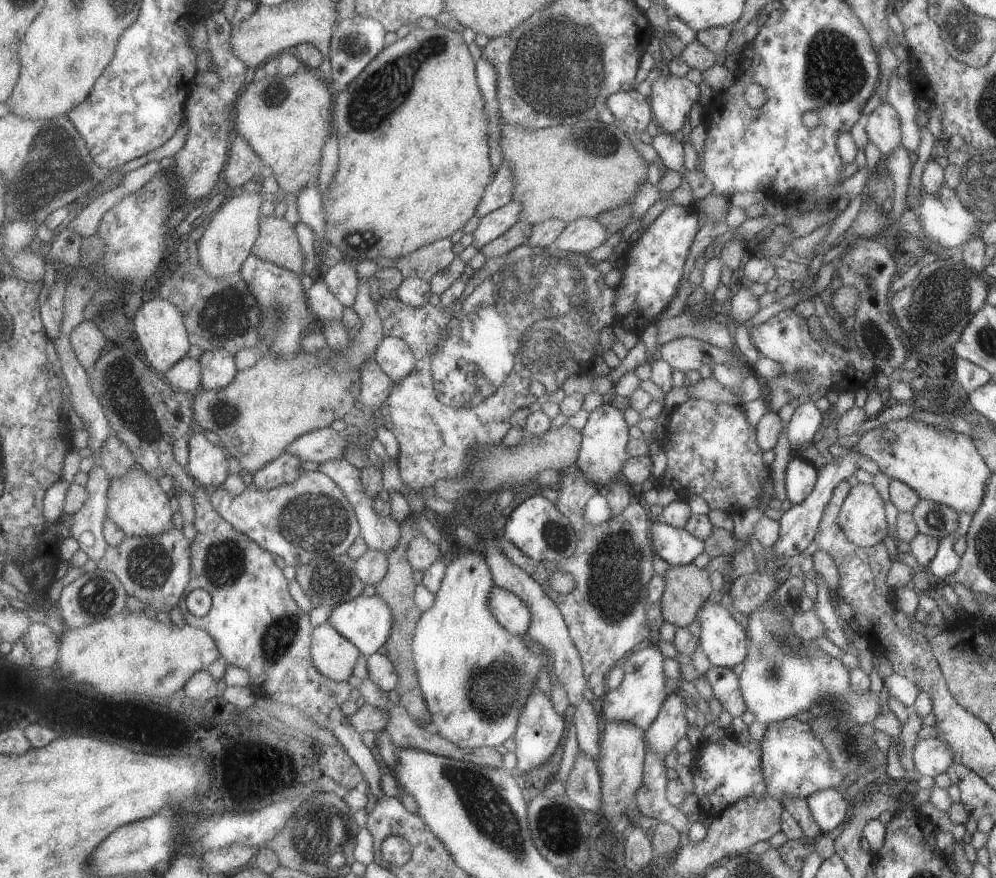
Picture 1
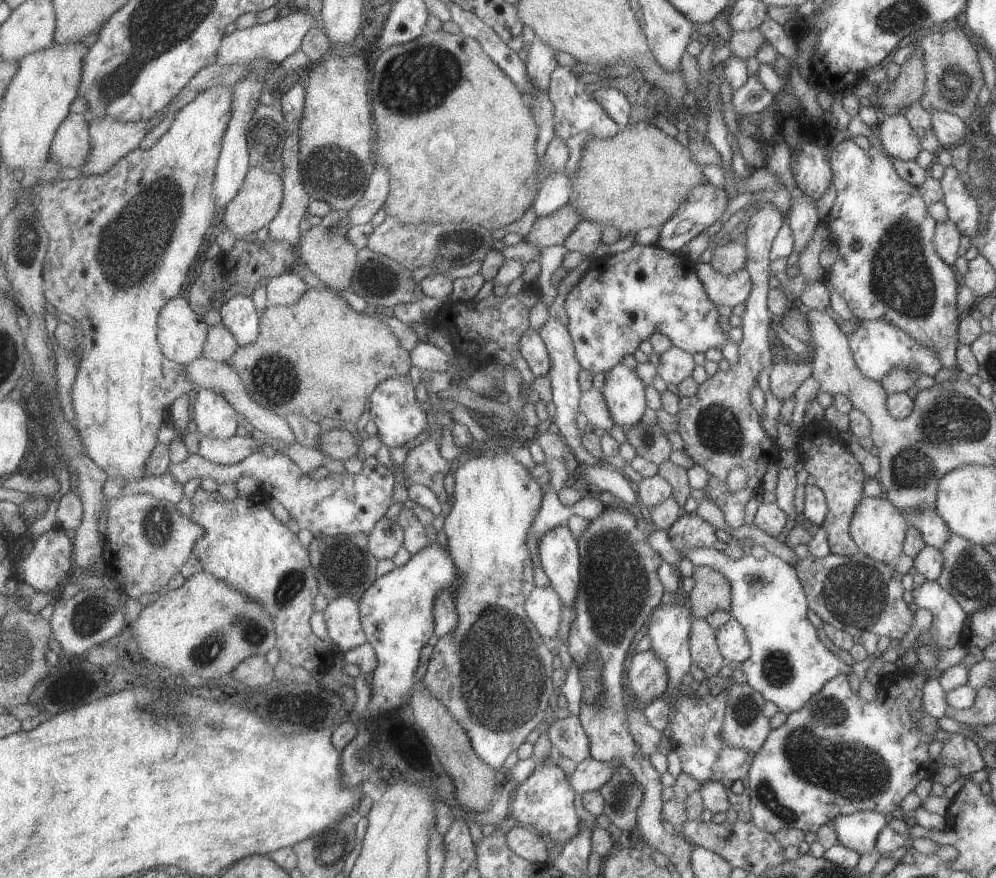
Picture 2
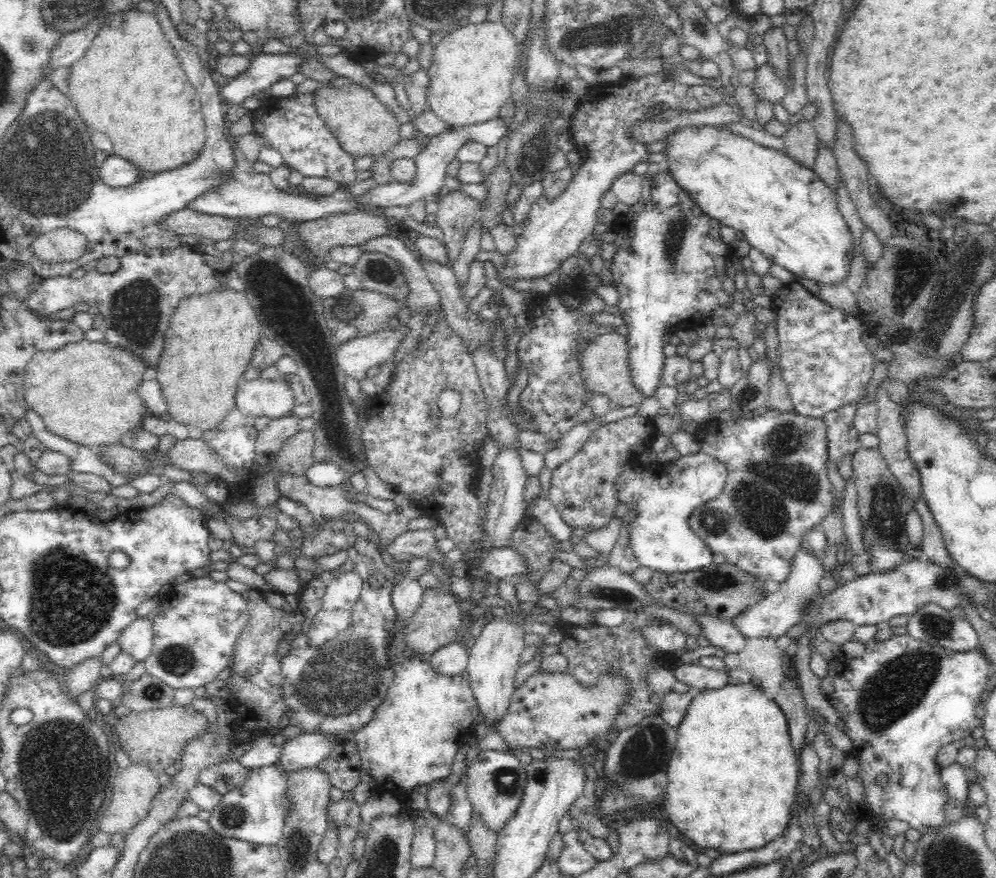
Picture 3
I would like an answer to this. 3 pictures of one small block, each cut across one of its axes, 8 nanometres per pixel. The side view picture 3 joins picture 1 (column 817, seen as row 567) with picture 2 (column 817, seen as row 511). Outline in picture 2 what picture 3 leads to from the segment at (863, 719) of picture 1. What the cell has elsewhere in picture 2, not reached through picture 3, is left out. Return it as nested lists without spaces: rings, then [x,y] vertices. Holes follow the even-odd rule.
[[[655,528],[655,531],[646,529],[647,544],[669,565],[678,566],[678,561],[687,558],[694,566],[706,566],[711,570],[717,570],[723,574],[731,588],[730,613],[745,630],[745,636],[750,644],[750,655],[739,666],[745,675],[745,683],[753,690],[761,694],[764,700],[769,700],[777,706],[778,710],[787,716],[795,710],[799,710],[813,694],[819,692],[819,688],[836,675],[852,674],[851,667],[843,662],[841,658],[833,654],[817,637],[811,622],[807,619],[807,601],[801,582],[797,578],[794,567],[782,558],[766,554],[763,558],[757,559],[751,555],[743,555],[737,560],[732,560],[723,552],[710,548],[685,548],[677,550],[669,544],[669,538],[664,530]]]

